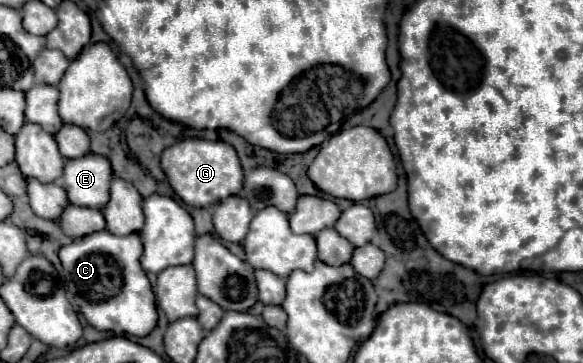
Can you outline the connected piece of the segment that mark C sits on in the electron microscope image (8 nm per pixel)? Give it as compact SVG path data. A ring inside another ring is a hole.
M106 229L100 233L92 233L88 237L74 239L72 243L64 245L58 253L62 263L62 279L66 283L66 289L72 295L72 301L80 307L84 319L98 331L112 331L114 335L134 335L134 337L146 337L156 327L156 303L154 293L150 287L150 281L146 273L140 267L140 255L142 255L142 241L138 233L132 235L112 235Z

